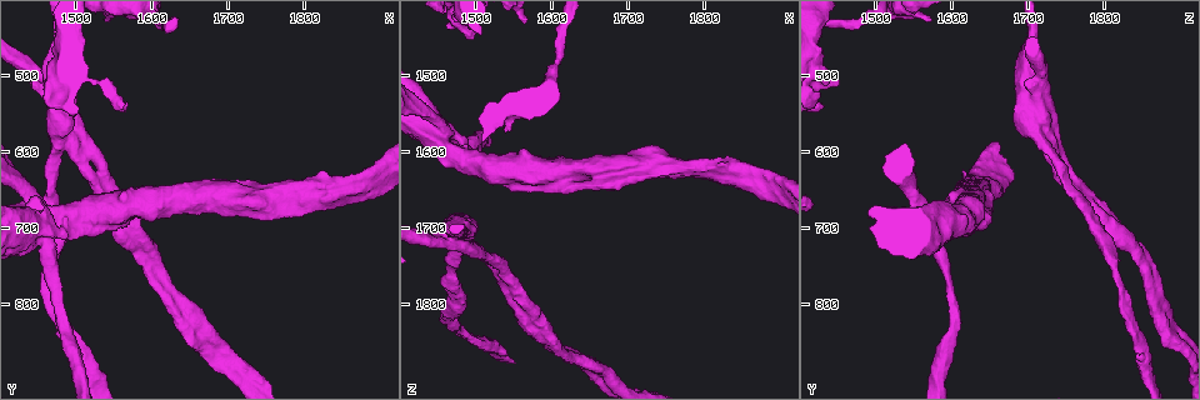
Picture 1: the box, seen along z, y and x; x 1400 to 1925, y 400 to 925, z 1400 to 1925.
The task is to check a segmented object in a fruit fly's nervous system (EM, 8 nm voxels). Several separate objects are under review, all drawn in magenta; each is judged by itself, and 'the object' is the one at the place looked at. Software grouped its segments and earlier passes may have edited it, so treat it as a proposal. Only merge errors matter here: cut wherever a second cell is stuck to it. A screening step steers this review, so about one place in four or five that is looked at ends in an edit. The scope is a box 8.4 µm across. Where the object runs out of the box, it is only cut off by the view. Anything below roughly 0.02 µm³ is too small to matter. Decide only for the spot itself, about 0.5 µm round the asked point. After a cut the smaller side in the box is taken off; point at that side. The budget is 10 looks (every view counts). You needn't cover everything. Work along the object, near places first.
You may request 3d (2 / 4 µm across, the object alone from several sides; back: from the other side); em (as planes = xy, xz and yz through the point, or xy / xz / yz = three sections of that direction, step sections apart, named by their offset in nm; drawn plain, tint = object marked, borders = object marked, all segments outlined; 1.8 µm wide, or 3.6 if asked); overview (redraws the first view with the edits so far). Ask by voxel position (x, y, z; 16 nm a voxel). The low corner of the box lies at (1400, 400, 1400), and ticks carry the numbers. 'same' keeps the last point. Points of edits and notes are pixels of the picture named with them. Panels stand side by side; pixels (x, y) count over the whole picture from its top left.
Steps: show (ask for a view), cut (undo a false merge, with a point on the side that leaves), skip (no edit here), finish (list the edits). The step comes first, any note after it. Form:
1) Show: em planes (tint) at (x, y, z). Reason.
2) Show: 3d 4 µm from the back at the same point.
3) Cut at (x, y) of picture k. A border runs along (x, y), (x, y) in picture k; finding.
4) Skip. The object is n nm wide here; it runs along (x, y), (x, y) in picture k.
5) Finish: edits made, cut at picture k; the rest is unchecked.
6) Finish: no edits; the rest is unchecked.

Show: em planes (plain) at (1895, 635, 1645).

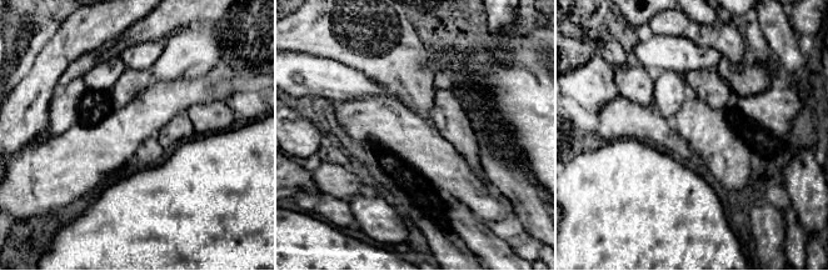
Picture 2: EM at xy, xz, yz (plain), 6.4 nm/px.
Show: em planes (tint) at the same point. With the object marked.

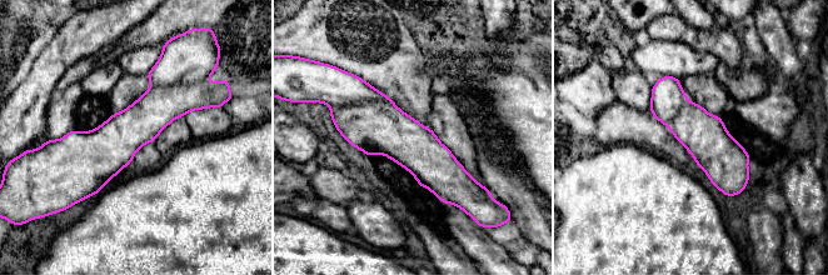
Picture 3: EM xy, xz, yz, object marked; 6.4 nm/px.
Skip. The object is 280 nm wide here; all the same cell.

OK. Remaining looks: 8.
Show: 3d 4 µm from the back at (1455, 710, 1580). Thick turns thin.

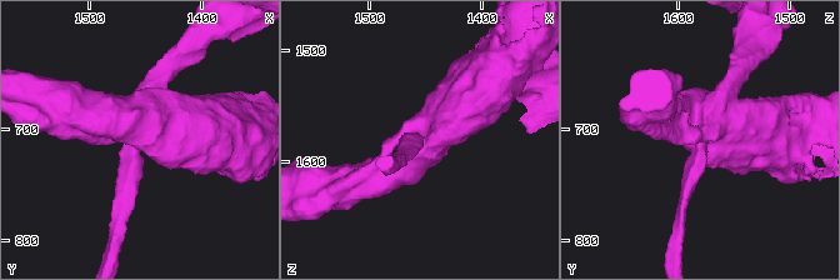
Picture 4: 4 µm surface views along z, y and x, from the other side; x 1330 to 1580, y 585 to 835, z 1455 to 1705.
Show: em 3.6 µm yz step 4 (tint) at (1458, 706, 1582).

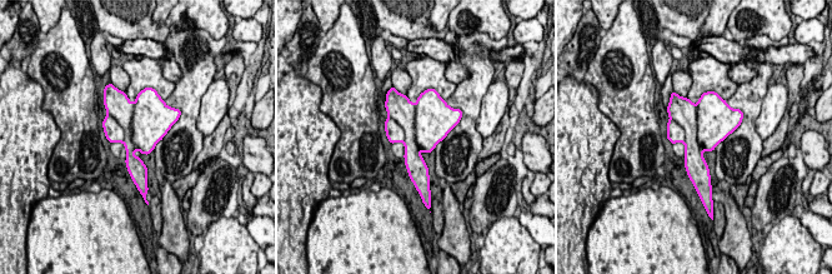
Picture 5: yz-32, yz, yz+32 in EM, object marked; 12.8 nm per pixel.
Show: em 3.6 µm planes (tint) at the same point.

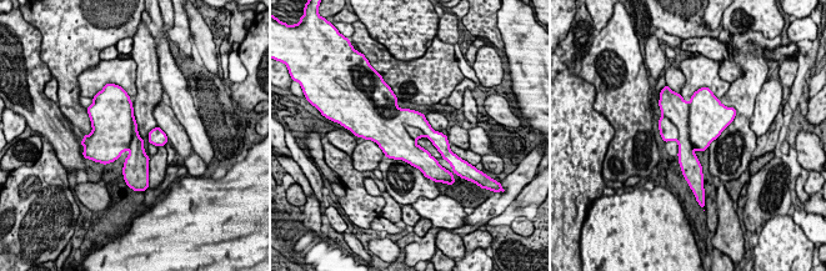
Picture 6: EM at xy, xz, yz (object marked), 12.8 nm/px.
Cut at (676, 110) of picture 6. Two cells meet here.

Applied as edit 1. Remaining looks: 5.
Show: overview.

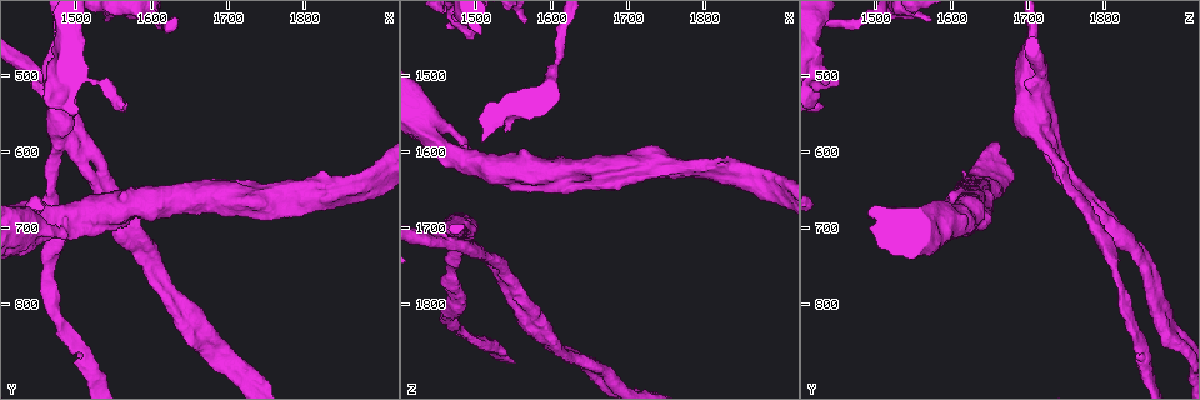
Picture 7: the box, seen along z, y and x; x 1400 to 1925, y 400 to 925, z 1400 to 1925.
Show: 3d 4 µm at (1485, 565, 1715). Four arms meet.

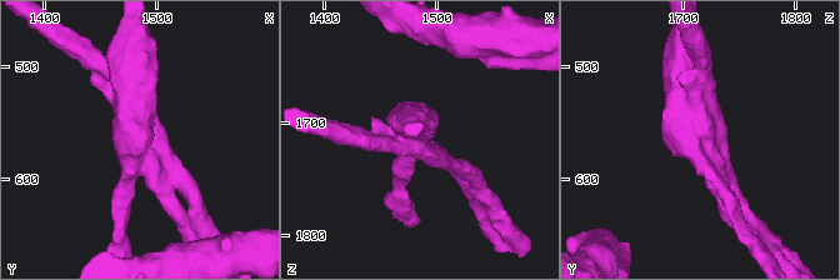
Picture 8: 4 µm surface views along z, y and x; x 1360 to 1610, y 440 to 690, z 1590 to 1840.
Show: em 3.6 µm xy step 8 (tint) at (1484, 568, 1712). Shape alone is not enough.

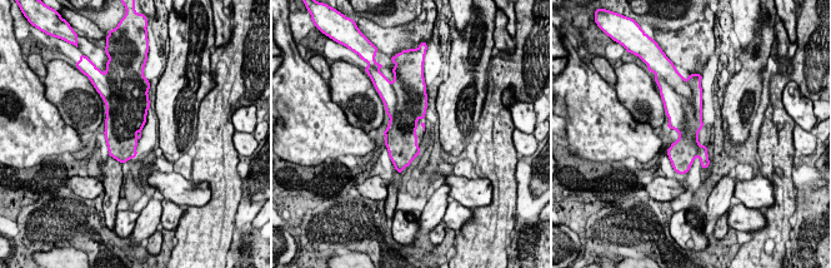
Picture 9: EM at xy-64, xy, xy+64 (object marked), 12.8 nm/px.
Show: em 3.6 µm planes (tint) at the same point.

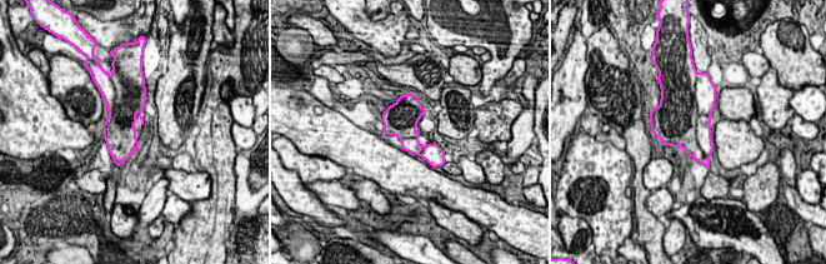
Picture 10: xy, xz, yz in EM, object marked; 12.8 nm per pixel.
Cut at (705, 108) of picture 10. A border runs along (694, 89), (696, 142), (709, 159) in picture 10; two cells meet here.

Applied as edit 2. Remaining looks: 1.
Finish: edits made, cut at picture 6, cut at picture 10; the rest is unchecked.

